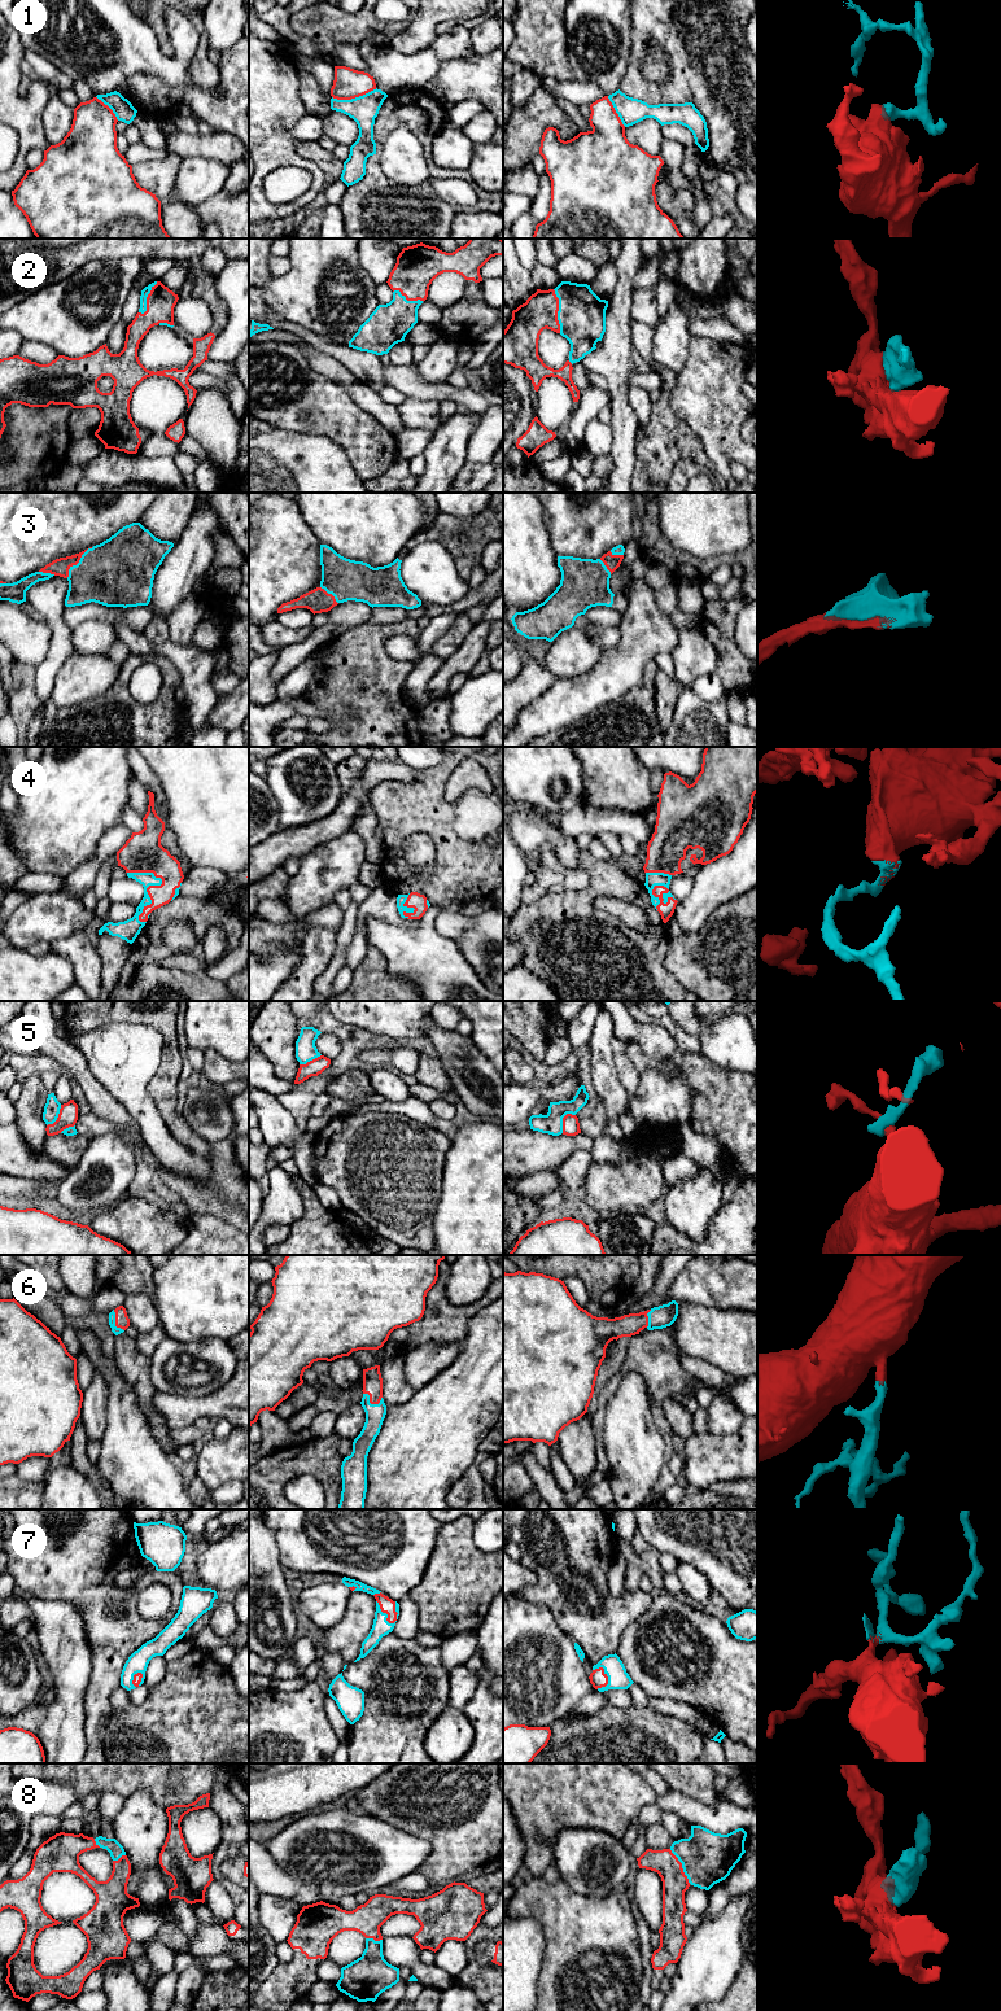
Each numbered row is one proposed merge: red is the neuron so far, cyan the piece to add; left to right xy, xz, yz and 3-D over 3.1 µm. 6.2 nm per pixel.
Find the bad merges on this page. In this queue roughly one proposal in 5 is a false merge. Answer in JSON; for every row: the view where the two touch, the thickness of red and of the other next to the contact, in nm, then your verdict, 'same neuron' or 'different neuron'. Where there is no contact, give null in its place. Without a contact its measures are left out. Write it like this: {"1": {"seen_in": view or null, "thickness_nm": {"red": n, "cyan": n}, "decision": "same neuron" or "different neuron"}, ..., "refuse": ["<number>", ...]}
{"1": {"seen_in": "xz", "thickness_nm": {"red": 190, "cyan": 170}, "decision": "different neuron"}, "2": {"seen_in": "yz", "thickness_nm": {"red": 220, "cyan": 300}, "decision": "same neuron"}, "3": {"seen_in": "xy", "thickness_nm": {"red": 110, "cyan": 420}, "decision": "same neuron"}, "4": {"seen_in": "xy", "thickness_nm": {"red": 240, "cyan": 90}, "decision": "same neuron"}, "5": {"seen_in": "yz", "thickness_nm": {"red": 110, "cyan": 130}, "decision": "different neuron"}, "6": {"seen_in": "xz", "thickness_nm": {"red": 130, "cyan": 130}, "decision": "same neuron"}, "7": {"seen_in": "xz", "thickness_nm": {"red": 90, "cyan": 110}, "decision": "same neuron"}, "8": {"seen_in": "yz", "thickness_nm": {"red": 160, "cyan": 320}, "decision": "same neuron"}, "refuse": ["1", "5"]}

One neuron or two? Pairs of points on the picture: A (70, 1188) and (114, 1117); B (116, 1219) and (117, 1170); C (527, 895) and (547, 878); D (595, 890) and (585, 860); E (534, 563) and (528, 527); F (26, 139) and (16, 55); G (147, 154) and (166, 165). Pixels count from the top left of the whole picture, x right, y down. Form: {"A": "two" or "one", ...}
{"A": "two", "B": "two", "C": "one", "D": "one", "E": "one", "F": "one", "G": "two"}

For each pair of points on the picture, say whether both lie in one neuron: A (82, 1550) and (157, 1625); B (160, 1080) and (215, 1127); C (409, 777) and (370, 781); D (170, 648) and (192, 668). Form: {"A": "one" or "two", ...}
{"A": "one", "B": "two", "C": "one", "D": "one"}

